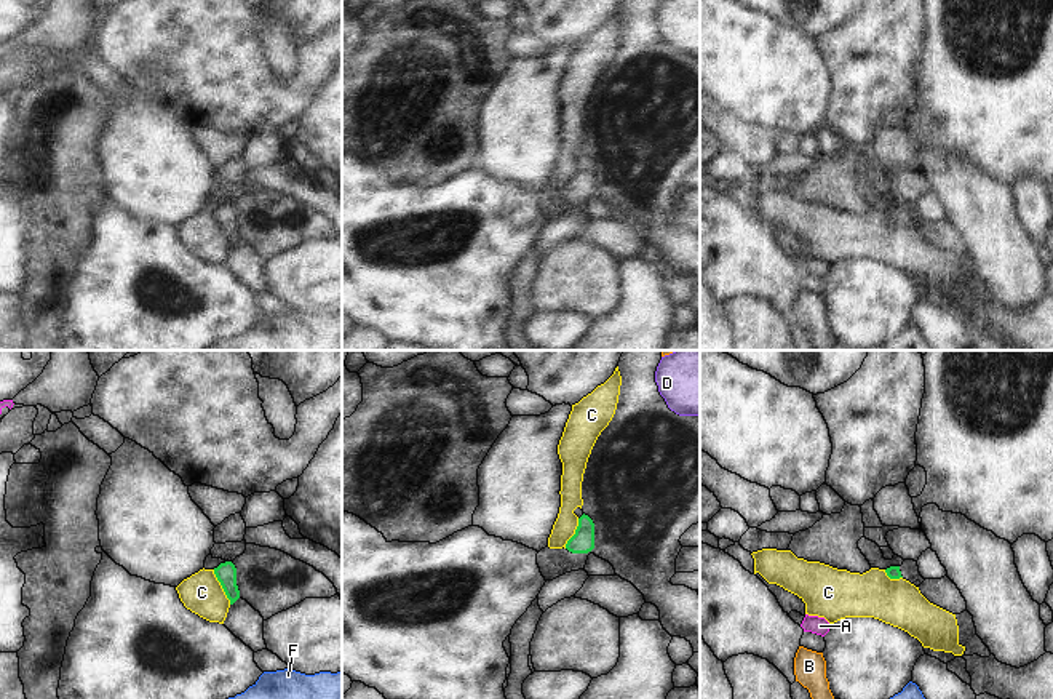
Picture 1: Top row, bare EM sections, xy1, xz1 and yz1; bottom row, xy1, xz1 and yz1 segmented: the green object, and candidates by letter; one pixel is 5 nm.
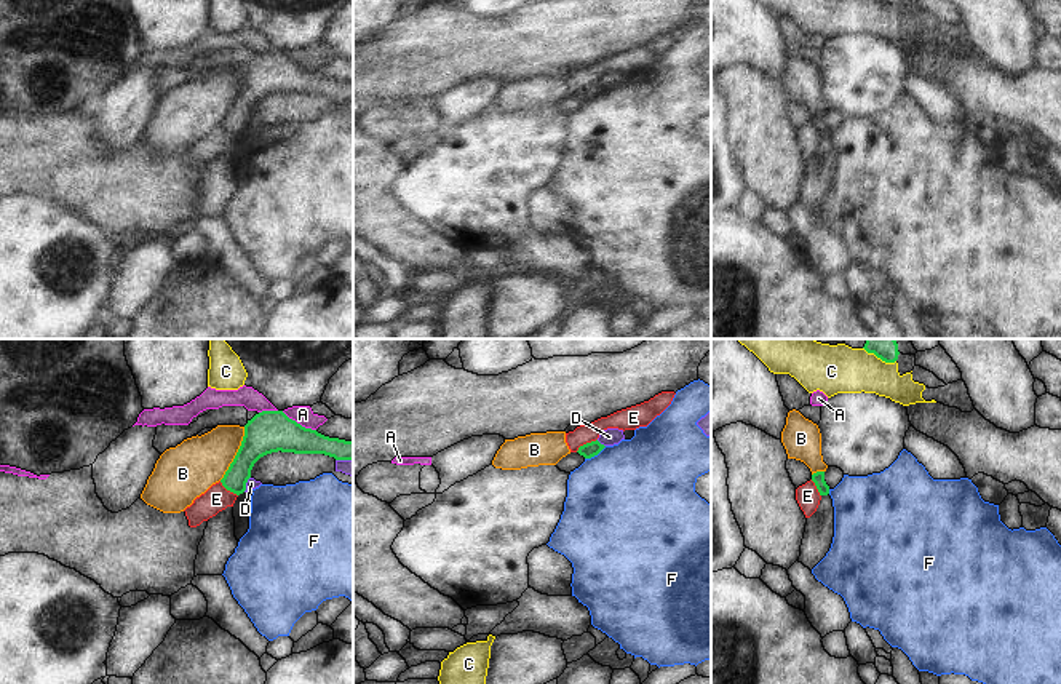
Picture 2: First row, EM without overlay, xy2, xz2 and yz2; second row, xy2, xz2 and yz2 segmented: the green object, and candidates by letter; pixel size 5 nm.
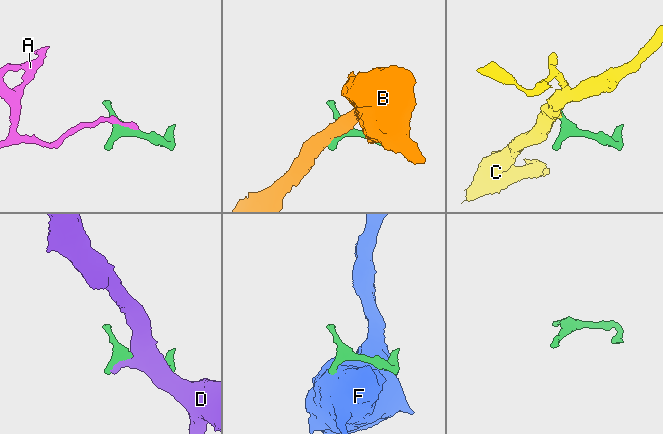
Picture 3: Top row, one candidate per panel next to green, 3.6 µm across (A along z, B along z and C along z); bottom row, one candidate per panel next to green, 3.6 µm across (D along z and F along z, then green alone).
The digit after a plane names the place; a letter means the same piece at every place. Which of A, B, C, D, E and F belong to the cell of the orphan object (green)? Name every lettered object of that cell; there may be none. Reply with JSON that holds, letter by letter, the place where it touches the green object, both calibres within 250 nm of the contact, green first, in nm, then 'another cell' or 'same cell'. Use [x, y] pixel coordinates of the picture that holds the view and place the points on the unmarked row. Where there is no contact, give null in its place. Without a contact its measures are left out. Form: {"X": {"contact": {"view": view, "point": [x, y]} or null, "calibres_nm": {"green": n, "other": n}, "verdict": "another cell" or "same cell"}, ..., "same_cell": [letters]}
{"A": {"contact": {"view": "xy2", "point": [299, 66]}, "calibres_nm": {"green": 220, "other": 100}, "verdict": "another cell"}, "B": {"contact": {"view": "xy2", "point": [237, 96]}, "calibres_nm": {"green": 220, "other": 280}, "verdict": "another cell"}, "C": {"contact": {"view": "xy1", "point": [222, 229]}, "calibres_nm": {"green": 110, "other": 200}, "verdict": "another cell"}, "D": {"contact": {"view": "xz2", "point": [600, 85]}, "calibres_nm": {"green": 80, "other": 90}, "verdict": "another cell"}, "E": {"contact": {"view": "xz2", "point": [587, 85]}, "calibres_nm": {"green": 80, "other": 110}, "verdict": "another cell"}, "F": {"contact": {"view": "xz2", "point": [595, 96]}, "calibres_nm": {"green": 80, "other": 480}, "verdict": "another cell"}, "same_cell": []}

